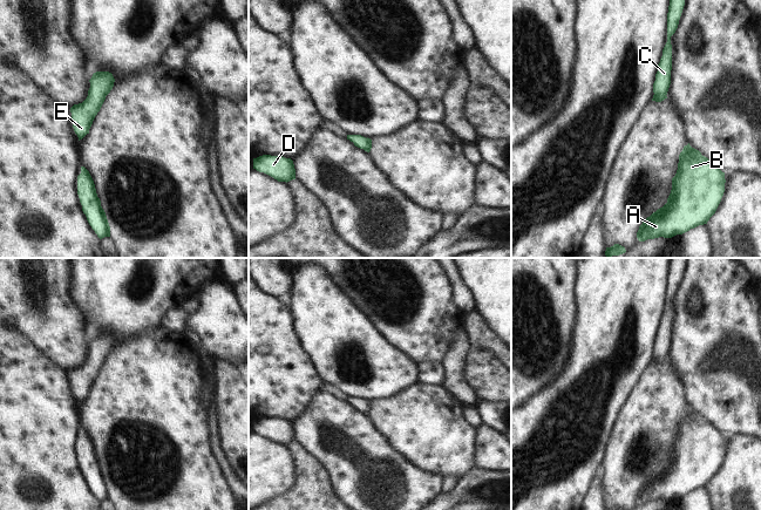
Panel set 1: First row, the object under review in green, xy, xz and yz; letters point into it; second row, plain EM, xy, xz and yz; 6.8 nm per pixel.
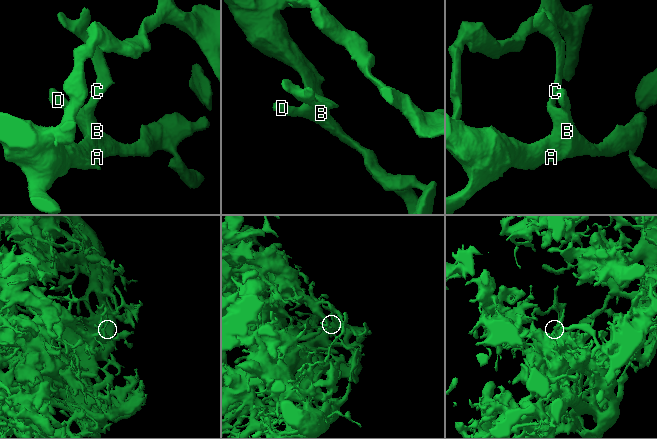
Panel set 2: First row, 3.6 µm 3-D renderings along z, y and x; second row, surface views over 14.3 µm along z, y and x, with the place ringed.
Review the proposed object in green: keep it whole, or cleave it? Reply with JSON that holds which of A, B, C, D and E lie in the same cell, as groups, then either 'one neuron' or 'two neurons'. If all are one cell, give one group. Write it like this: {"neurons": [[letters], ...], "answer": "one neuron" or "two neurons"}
{"neurons": [["A", "B", "C", "D", "E"]], "answer": "one neuron"}

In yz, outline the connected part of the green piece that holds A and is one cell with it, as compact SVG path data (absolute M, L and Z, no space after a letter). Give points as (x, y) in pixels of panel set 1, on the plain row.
M688 406L679 417L667 465L643 484L638 503L672 501L707 487L721 464L725 446L725 435L716 426Z

